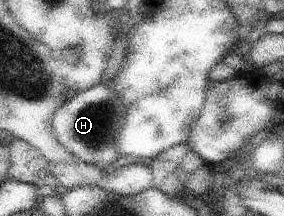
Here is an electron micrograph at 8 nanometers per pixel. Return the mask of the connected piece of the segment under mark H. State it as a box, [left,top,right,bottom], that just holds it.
[52,82,126,172]

